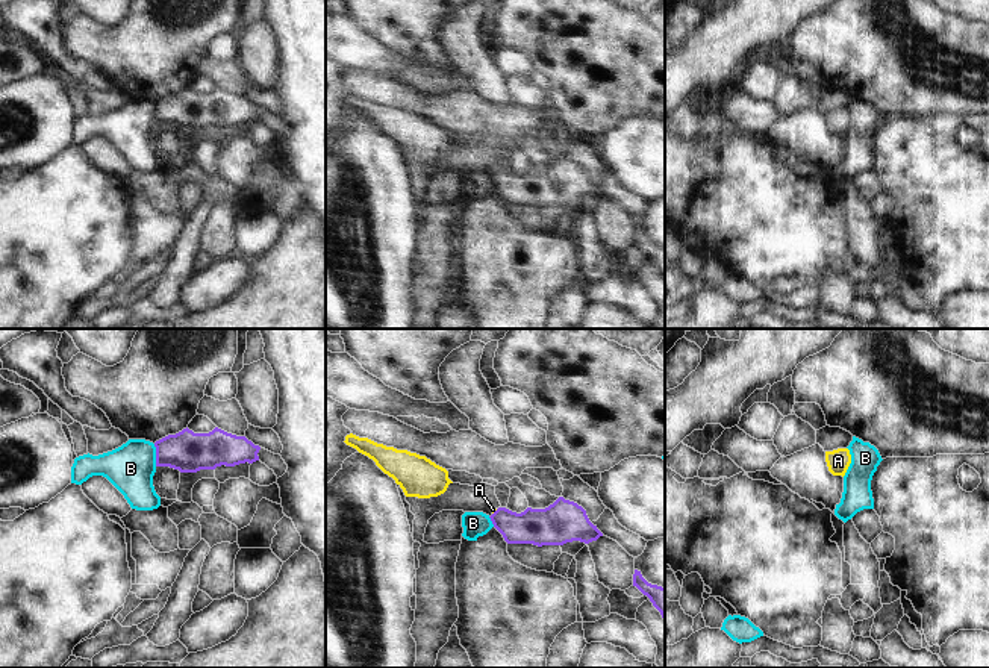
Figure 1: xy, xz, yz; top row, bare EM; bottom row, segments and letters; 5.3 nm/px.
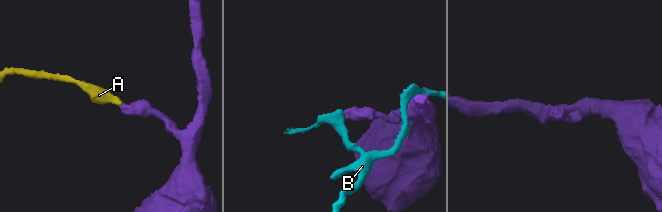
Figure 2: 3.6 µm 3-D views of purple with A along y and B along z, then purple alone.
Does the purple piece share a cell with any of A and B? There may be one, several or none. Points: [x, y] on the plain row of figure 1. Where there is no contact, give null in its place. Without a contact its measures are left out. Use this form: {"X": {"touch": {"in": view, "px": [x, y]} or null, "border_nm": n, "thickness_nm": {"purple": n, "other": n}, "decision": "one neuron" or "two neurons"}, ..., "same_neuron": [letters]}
{"A": {"touch": {"in": "xz", "px": [494, 173]}, "border_nm": 40, "thickness_nm": {"purple": 190, "other": 20}, "decision": "one neuron"}, "B": {"touch": {"in": "xy", "px": [156, 115]}, "border_nm": 120, "thickness_nm": {"purple": 220, "other": 260}, "decision": "two neurons"}, "same_neuron": ["A"]}

